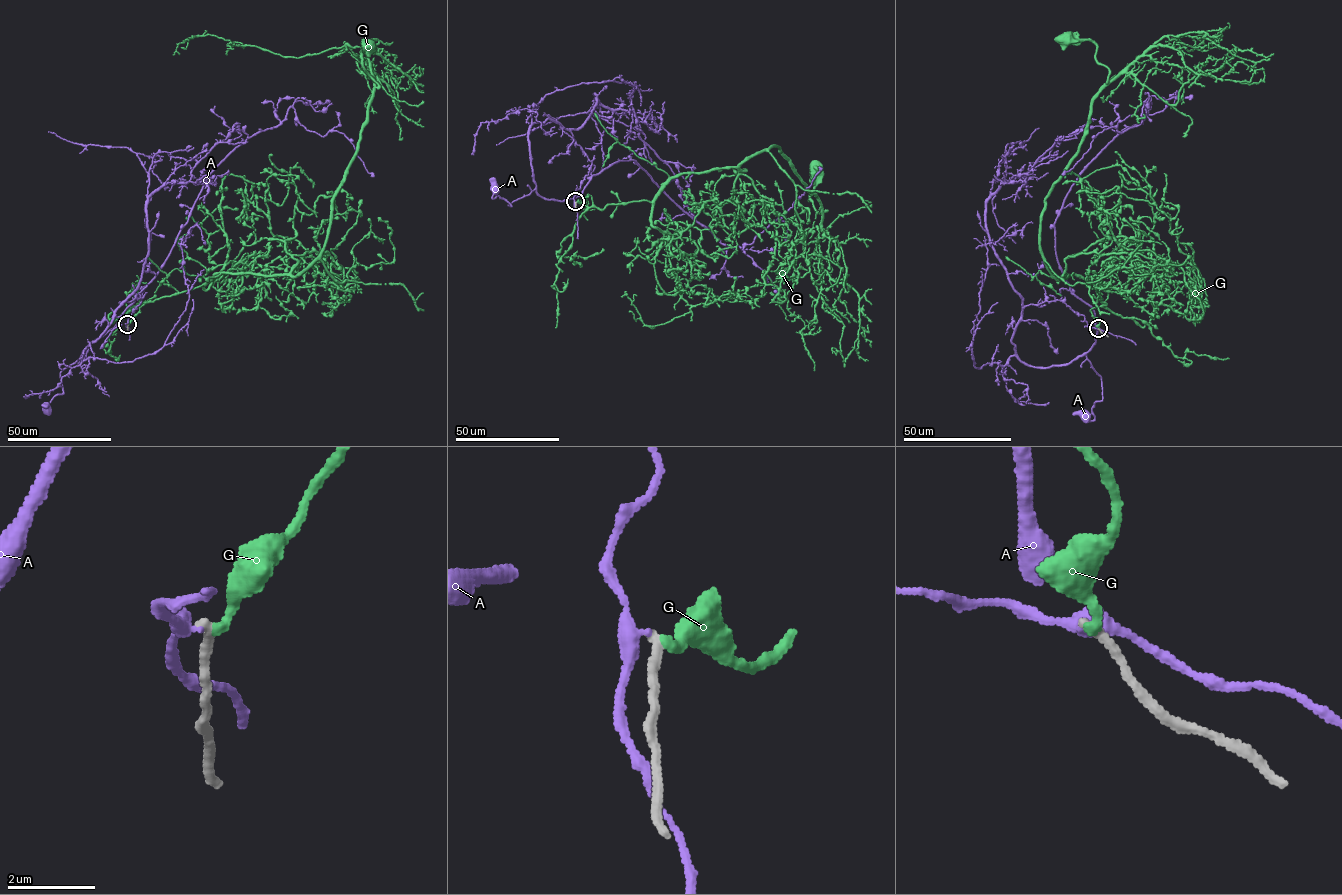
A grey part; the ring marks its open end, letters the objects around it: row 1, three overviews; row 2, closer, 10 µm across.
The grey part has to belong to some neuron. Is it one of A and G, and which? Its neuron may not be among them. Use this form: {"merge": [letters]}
{"merge": []}

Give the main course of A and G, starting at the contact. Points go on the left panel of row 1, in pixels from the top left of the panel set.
A: (127, 324), (143, 297), (125, 301), (83, 360), (86, 349), (60, 373), (63, 393), (44, 412), (46, 408)
G: (128, 325), (145, 303), (217, 274), (297, 276), (319, 255), (332, 198), (377, 86), (362, 66), (367, 46)

